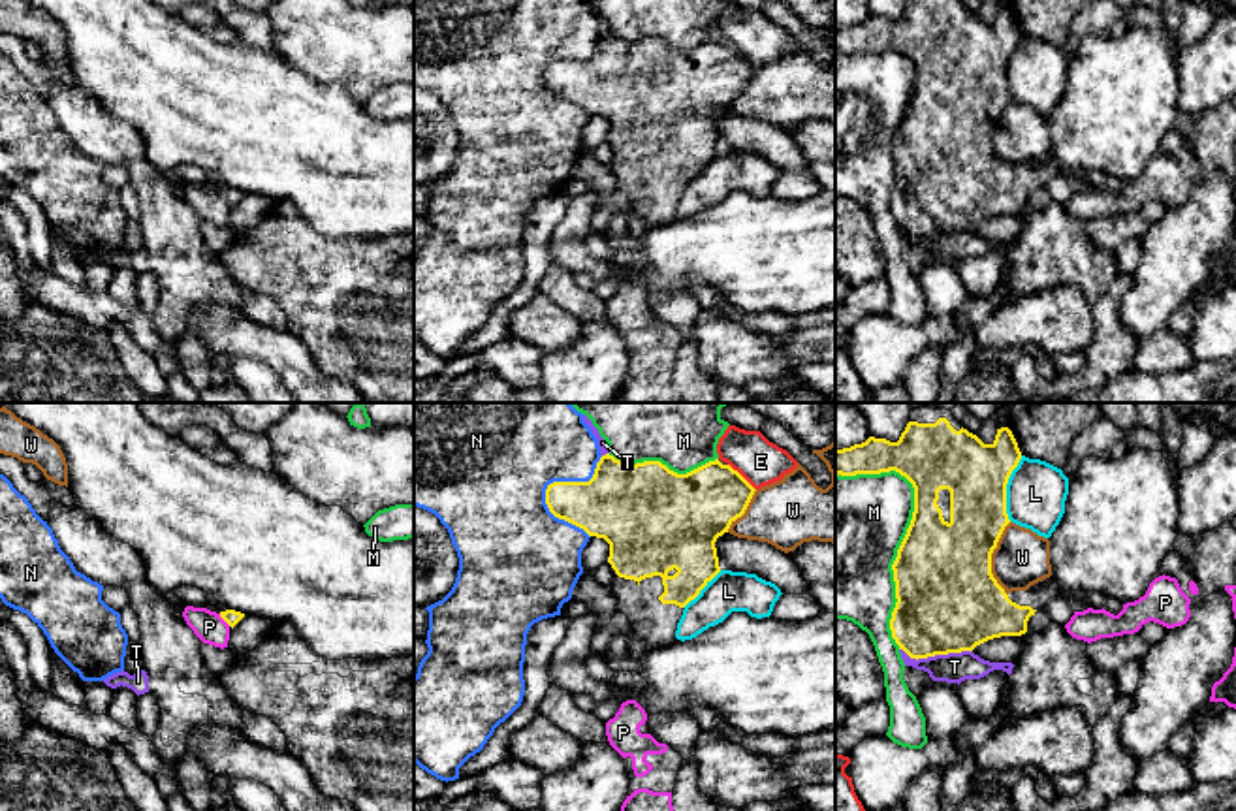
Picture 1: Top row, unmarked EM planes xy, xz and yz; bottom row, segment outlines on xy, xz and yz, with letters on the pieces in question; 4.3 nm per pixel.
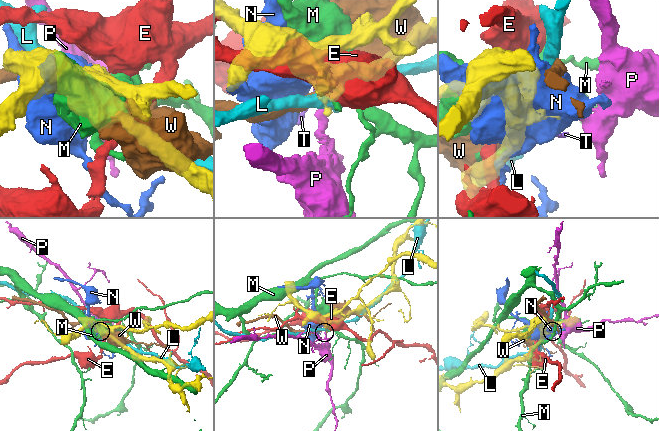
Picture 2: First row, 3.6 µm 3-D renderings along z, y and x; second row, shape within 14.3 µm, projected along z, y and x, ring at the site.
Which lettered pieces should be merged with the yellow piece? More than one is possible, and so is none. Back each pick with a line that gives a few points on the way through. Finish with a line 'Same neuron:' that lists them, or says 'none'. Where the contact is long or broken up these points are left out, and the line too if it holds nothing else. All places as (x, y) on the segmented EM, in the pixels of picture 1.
Same neuron: none

